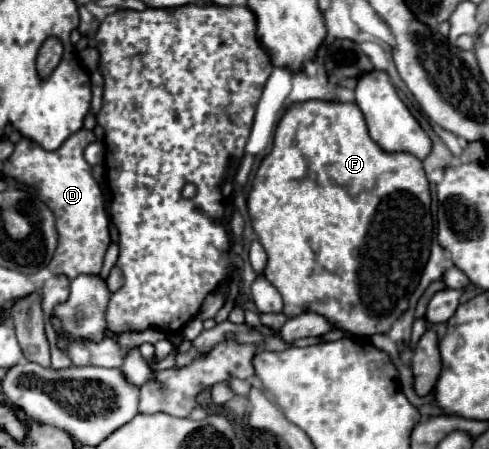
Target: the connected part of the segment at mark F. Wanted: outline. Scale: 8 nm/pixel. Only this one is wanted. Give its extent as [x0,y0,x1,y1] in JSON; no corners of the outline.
[248,100,434,336]

